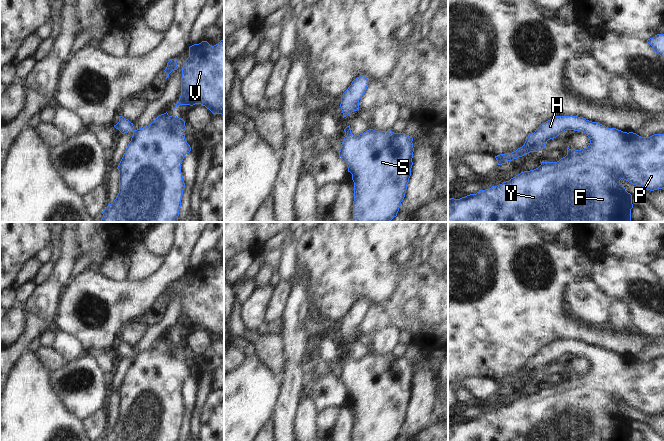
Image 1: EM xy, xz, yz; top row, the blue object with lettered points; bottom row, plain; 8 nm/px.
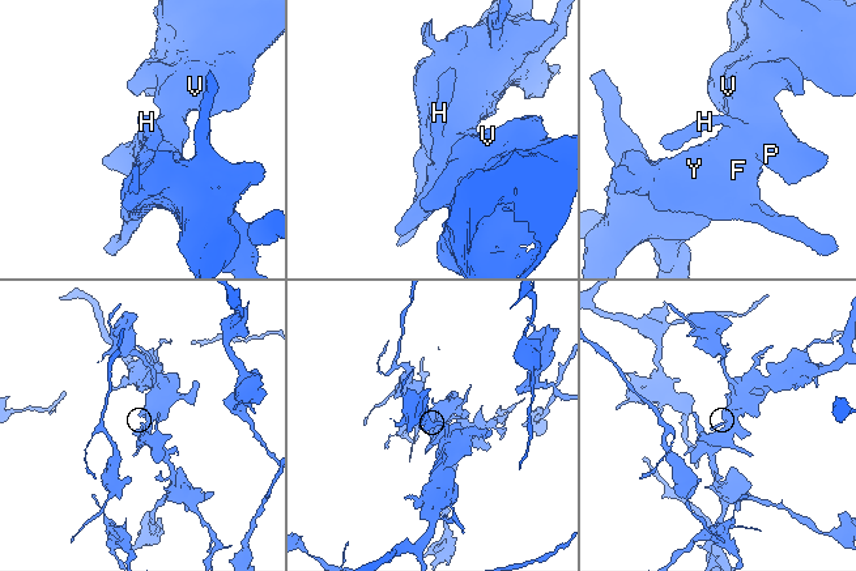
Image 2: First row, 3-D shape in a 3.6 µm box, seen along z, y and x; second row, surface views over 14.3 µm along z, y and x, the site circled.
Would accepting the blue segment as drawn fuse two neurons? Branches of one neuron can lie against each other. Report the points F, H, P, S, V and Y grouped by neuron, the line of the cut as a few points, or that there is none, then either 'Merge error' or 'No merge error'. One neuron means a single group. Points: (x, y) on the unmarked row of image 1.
Groups: F H P S V Y. No split. No merge error

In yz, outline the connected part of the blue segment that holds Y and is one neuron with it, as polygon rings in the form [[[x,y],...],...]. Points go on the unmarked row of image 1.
[[[556,340],[541,348],[527,361],[522,371],[512,377],[495,380],[498,389],[543,374],[548,364],[556,362],[565,354],[586,357],[589,369],[581,374],[567,372],[567,379],[559,385],[541,386],[538,392],[521,396],[497,410],[460,423],[448,423],[448,441],[631,441],[632,419],[620,407],[621,403],[650,415],[664,412],[664,358],[641,361],[578,340]]]

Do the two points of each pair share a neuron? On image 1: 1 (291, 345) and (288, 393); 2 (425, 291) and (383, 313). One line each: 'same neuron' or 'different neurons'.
1: same neuron
2: same neuron

